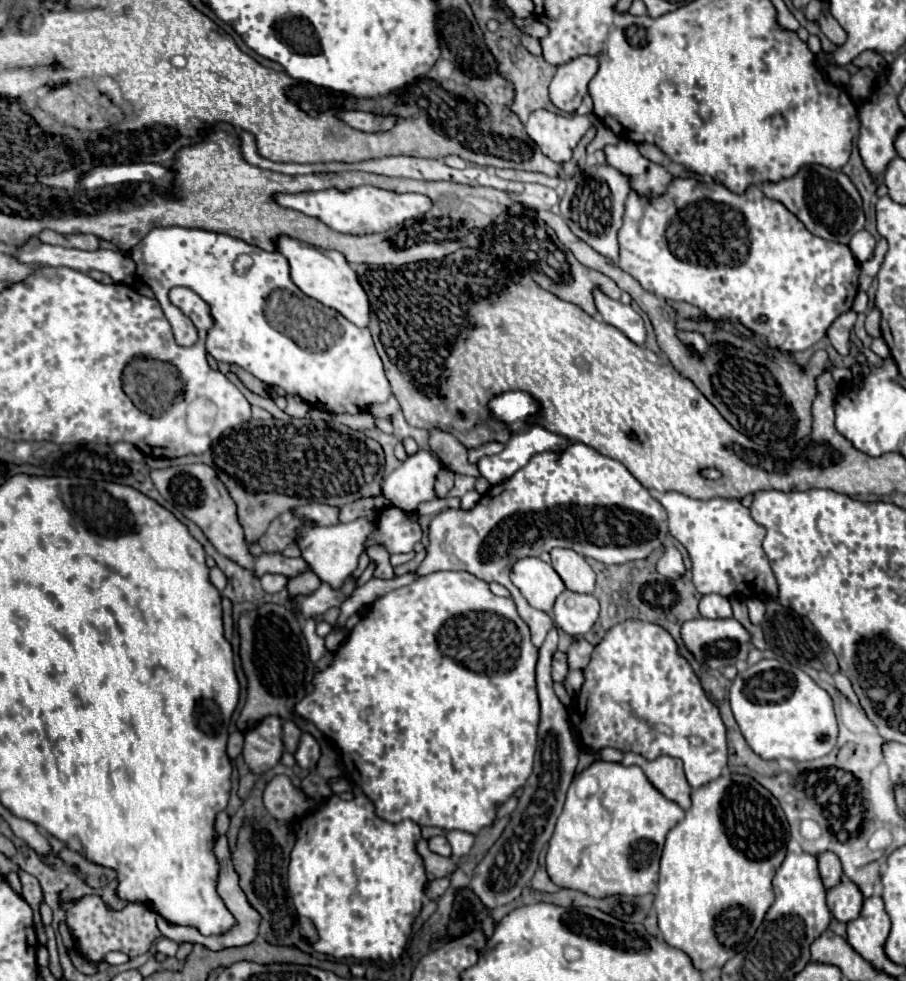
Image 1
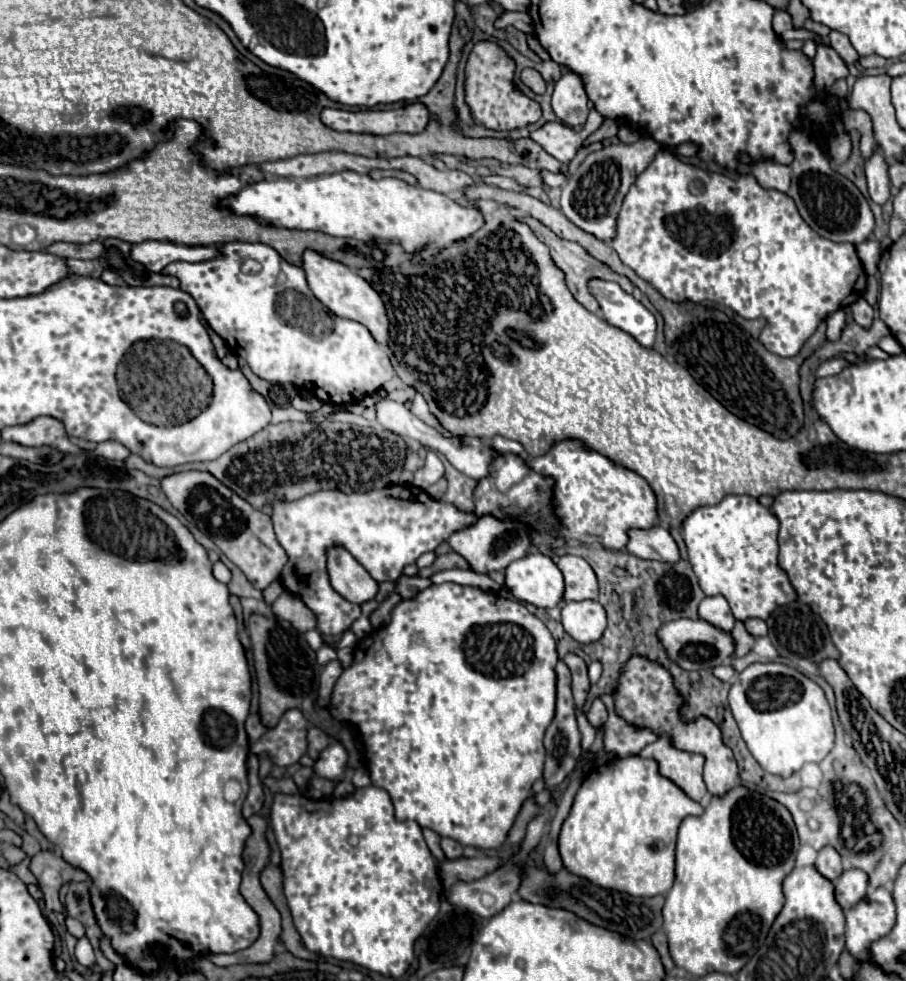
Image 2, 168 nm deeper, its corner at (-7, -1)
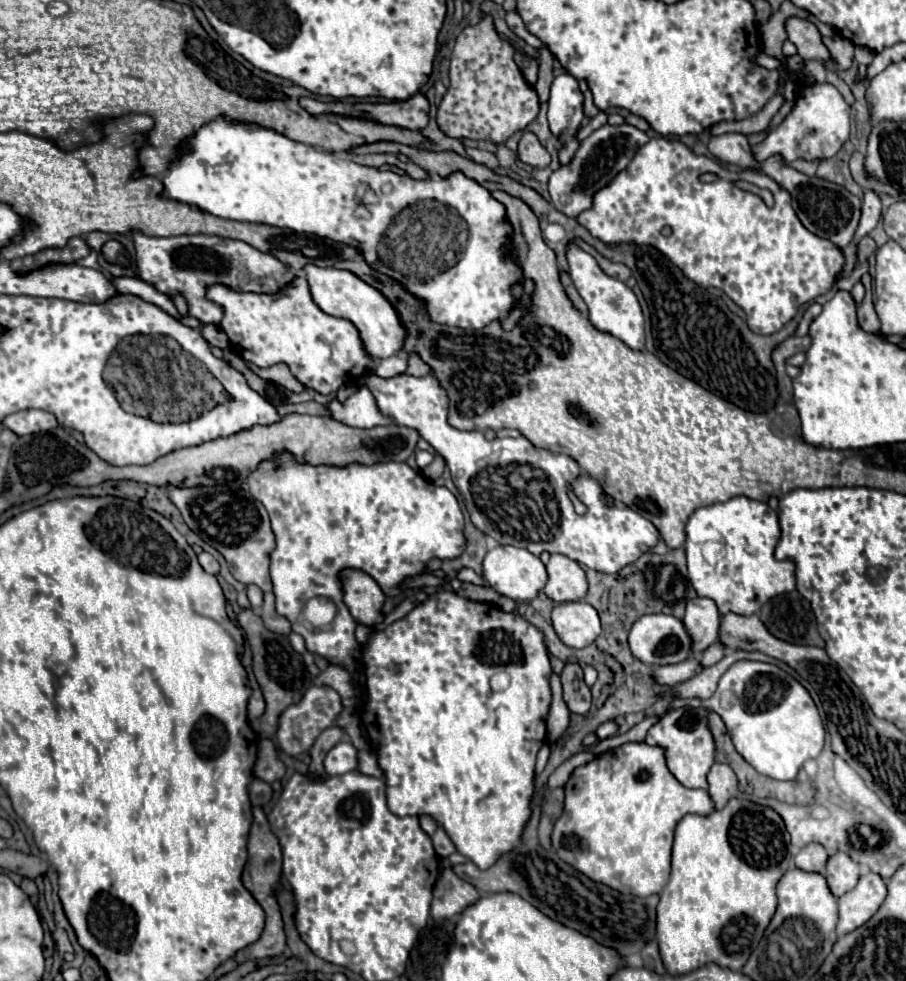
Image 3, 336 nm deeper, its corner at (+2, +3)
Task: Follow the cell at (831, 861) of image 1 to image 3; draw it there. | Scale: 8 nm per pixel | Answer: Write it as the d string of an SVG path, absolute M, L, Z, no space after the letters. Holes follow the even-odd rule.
M810 843L800 849L796 855L796 867L802 871L814 871L814 873L824 873L824 865L828 861L828 853L822 845Z

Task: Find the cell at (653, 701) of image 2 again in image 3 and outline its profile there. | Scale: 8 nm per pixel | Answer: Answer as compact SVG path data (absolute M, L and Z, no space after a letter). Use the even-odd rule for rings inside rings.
M714 763L714 767L708 773L708 793L716 803L716 809L724 809L724 805L740 793L738 777L734 771L724 763Z

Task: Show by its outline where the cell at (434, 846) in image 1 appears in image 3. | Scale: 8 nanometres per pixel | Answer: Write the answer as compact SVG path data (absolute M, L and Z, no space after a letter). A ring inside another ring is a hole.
M438 827L436 833L432 835L432 843L434 843L434 849L436 849L436 853L438 853L440 857L448 857L450 853L456 851L454 843L450 841L450 837L446 835L446 831L444 831L442 827Z

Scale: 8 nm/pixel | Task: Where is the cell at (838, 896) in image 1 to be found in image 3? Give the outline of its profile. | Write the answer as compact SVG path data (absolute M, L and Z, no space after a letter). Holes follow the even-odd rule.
M838 851L838 853L828 857L824 877L828 881L830 891L836 897L840 897L840 895L848 893L850 889L854 889L858 877L860 877L860 869L858 869L858 863L854 863L850 859L850 855Z

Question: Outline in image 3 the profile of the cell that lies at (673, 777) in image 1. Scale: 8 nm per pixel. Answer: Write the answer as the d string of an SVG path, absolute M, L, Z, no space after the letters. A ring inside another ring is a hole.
M706 707L670 709L664 717L658 719L656 725L650 727L646 735L648 745L658 745L666 749L668 769L684 787L692 787L692 789L708 787L706 775L708 775L708 769L716 763L716 745L714 745L712 731L708 729L708 715L710 711Z

